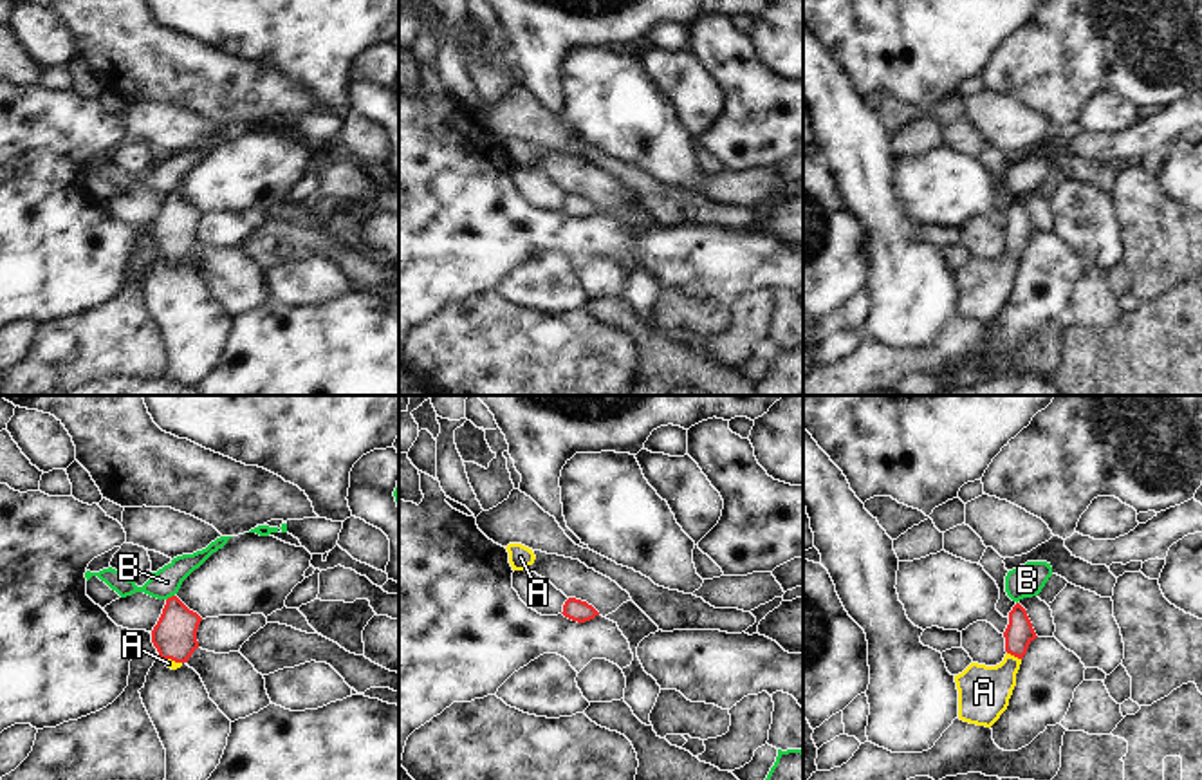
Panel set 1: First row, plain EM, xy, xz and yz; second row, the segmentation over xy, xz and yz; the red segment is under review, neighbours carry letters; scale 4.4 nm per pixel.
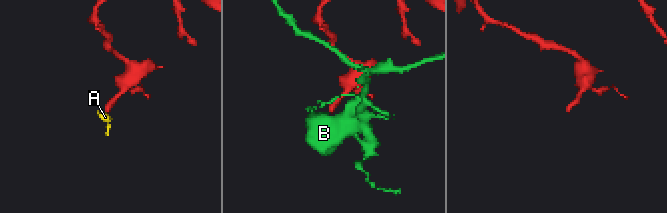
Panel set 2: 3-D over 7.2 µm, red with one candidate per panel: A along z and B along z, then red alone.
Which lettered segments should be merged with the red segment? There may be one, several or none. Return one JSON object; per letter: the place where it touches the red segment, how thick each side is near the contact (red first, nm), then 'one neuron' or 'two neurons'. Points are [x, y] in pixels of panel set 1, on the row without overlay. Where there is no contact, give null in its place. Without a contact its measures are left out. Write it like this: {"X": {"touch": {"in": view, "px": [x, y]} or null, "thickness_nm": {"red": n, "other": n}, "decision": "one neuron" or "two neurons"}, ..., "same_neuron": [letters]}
{"A": {"touch": {"in": "yz", "px": [1015, 251]}, "thickness_nm": {"red": 130, "other": 240}, "decision": "one neuron"}, "B": {"touch": {"in": "xy", "px": [172, 192]}, "thickness_nm": {"red": 200, "other": 130}, "decision": "two neurons"}, "same_neuron": ["A"]}

